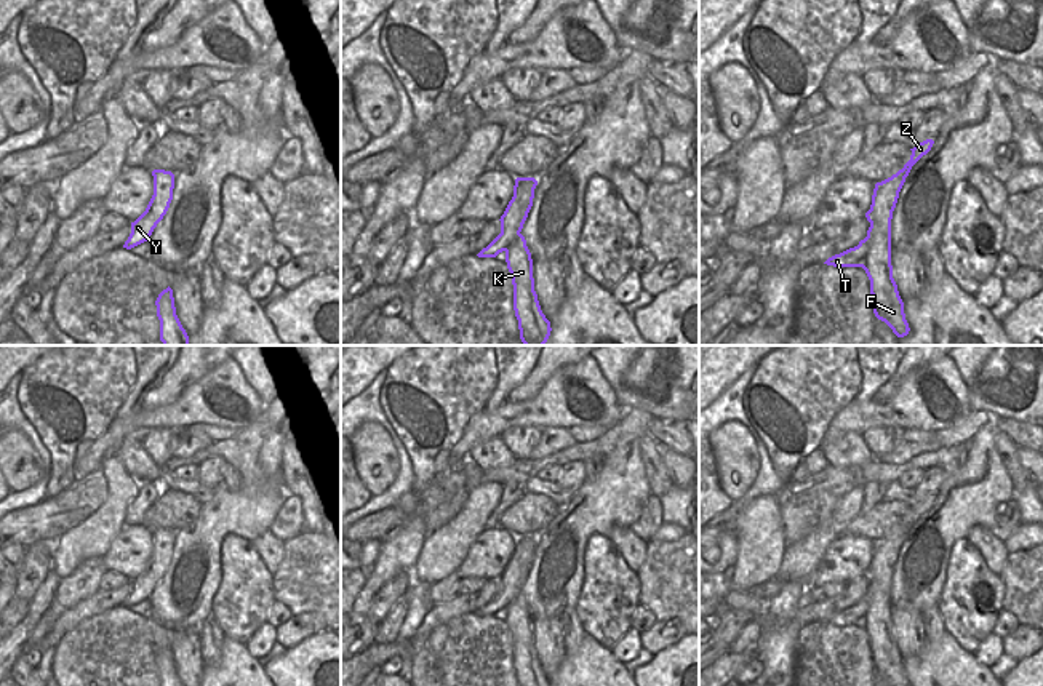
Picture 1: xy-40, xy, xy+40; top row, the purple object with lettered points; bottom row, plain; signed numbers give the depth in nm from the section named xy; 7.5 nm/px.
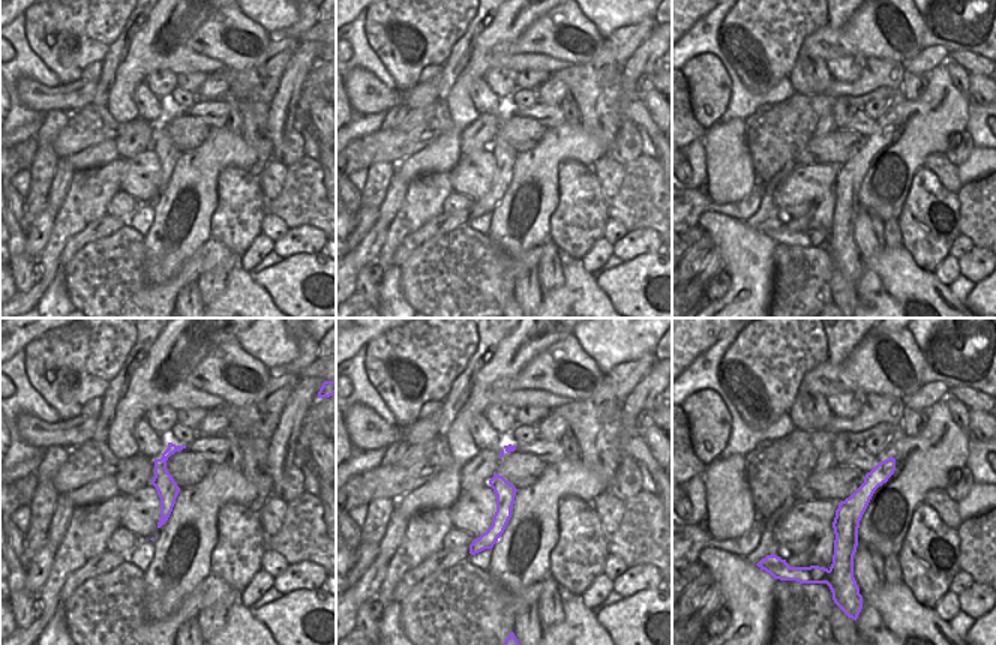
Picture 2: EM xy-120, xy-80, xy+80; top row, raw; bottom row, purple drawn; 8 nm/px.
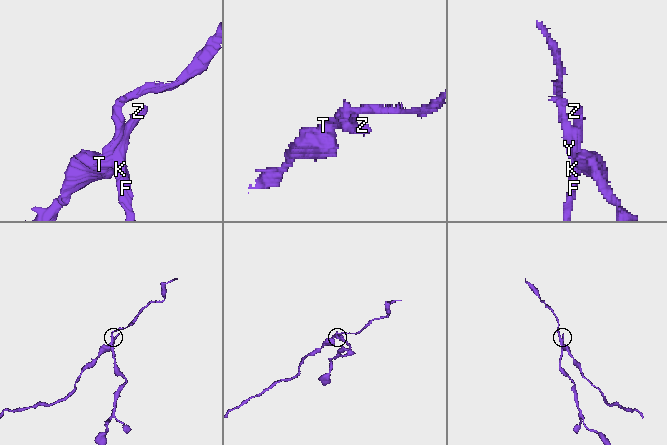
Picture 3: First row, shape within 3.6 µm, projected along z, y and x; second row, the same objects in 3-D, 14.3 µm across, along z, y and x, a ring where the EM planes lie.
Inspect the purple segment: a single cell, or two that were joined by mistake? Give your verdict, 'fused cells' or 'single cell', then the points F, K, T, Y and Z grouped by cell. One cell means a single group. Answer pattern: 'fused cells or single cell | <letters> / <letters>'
fused cells | F K Z / T Y

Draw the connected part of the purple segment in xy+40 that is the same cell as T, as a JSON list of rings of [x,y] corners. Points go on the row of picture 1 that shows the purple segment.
[[[867,235],[857,246],[829,257],[824,264],[833,267],[865,267],[865,257],[870,249],[870,237]]]

